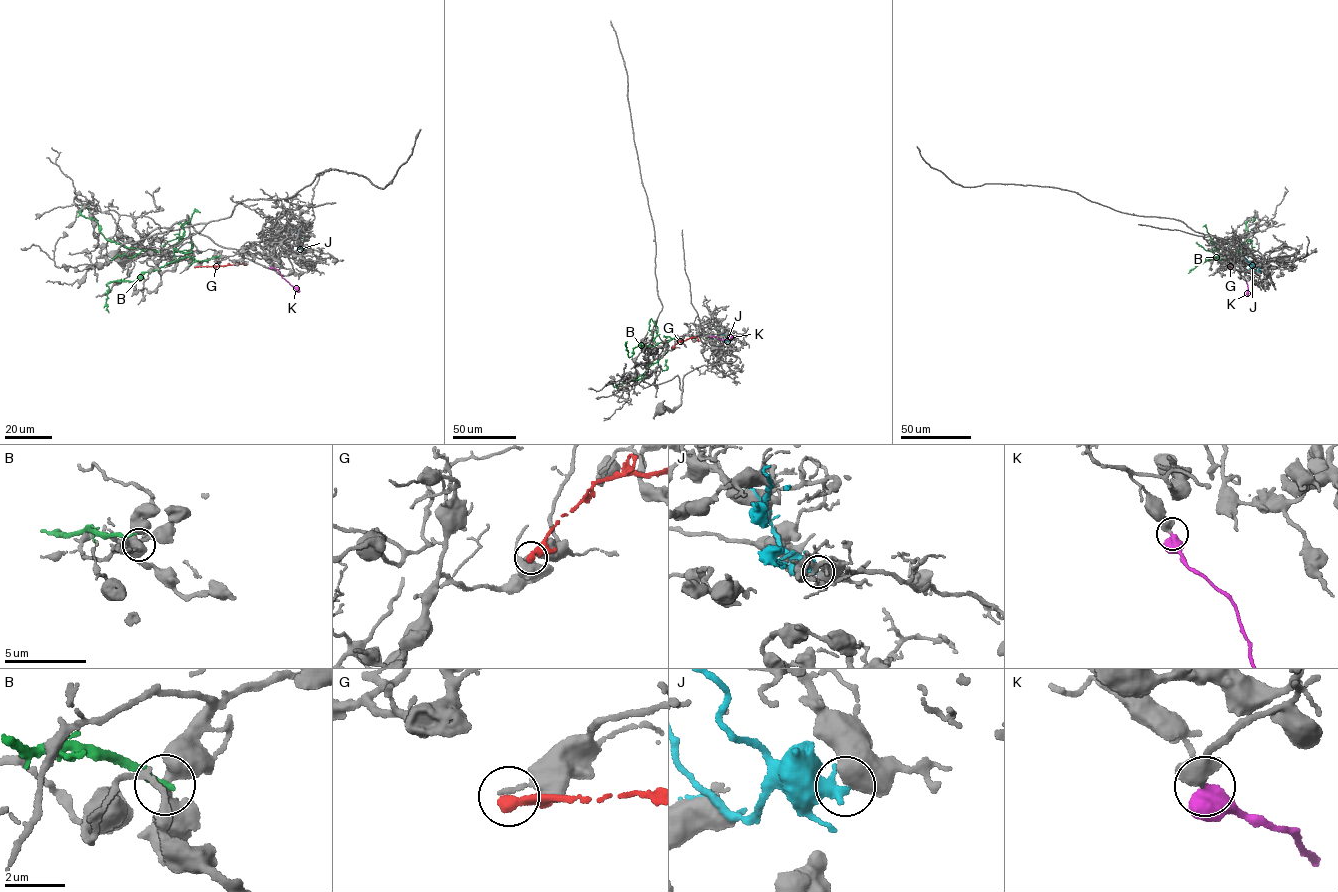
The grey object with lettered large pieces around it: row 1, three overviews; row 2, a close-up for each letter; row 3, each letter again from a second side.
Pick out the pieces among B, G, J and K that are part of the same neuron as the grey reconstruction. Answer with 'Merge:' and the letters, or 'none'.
Merge: K

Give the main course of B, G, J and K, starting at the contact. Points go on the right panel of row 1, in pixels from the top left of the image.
B: (1229, 261), (1222, 260), (1242, 248), (1247, 232), (1245, 224), (1255, 219)
G: (1230, 264), (1227, 265), (1239, 270)
J: (1259, 273), (1259, 268), (1242, 257)
K: (1241, 275), (1247, 285), (1247, 295)

